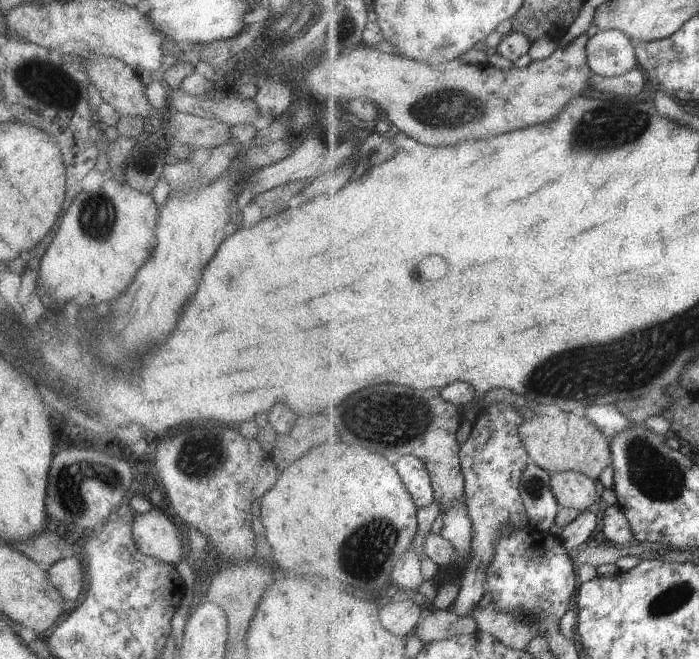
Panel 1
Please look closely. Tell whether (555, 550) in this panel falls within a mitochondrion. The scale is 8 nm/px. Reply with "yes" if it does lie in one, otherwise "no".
no

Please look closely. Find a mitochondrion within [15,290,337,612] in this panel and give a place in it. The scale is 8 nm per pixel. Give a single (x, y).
(68, 482)

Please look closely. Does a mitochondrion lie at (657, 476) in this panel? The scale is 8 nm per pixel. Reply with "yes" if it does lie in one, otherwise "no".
yes

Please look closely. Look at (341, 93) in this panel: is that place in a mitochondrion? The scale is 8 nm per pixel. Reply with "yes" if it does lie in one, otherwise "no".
no

